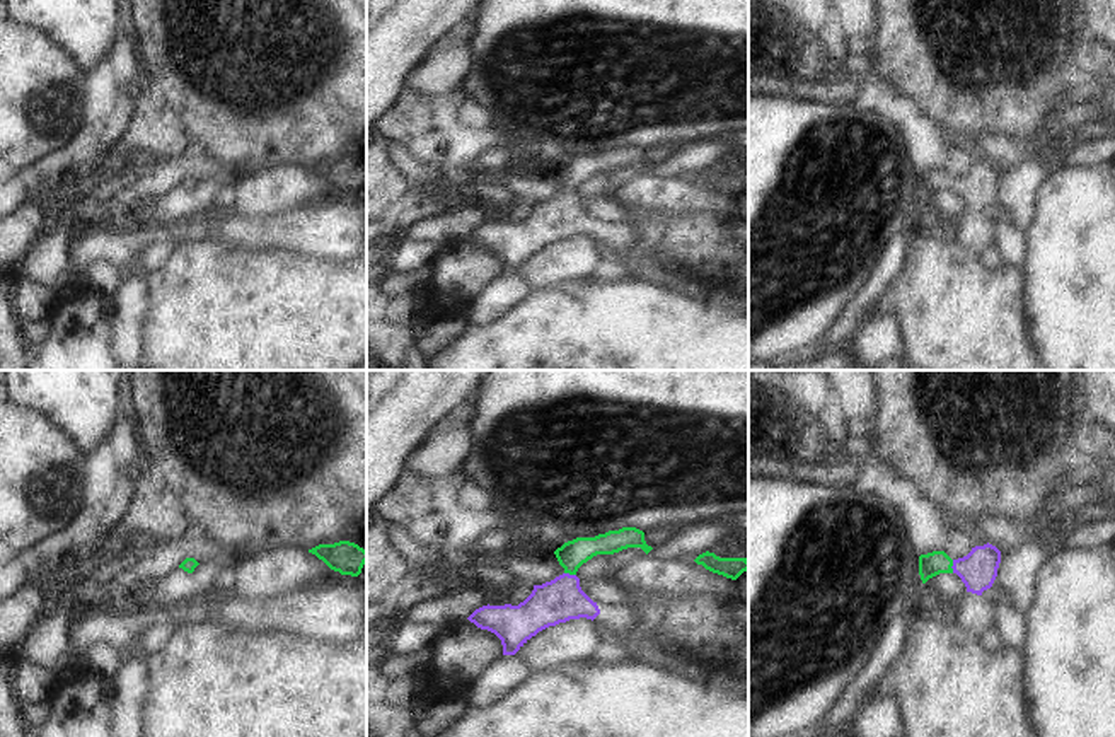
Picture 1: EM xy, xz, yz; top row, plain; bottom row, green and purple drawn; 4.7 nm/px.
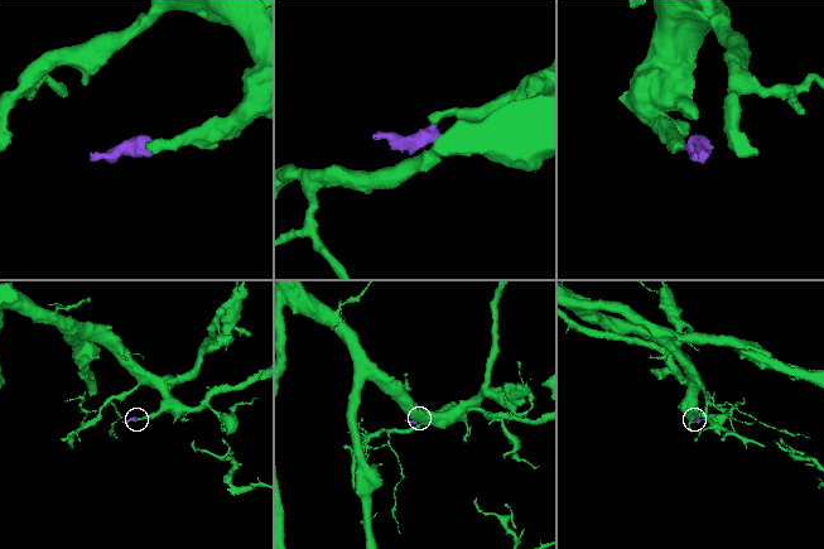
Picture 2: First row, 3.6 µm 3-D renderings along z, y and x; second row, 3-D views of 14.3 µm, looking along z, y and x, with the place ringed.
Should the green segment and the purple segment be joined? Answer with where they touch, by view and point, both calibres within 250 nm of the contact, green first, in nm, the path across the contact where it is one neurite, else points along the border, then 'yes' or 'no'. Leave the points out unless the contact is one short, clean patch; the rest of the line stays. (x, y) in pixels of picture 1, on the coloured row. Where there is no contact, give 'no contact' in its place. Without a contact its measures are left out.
contact yz (952, 565); calibres 110 and 180 nm; way yz (933, 563), (952, 565), (977, 570); yes

